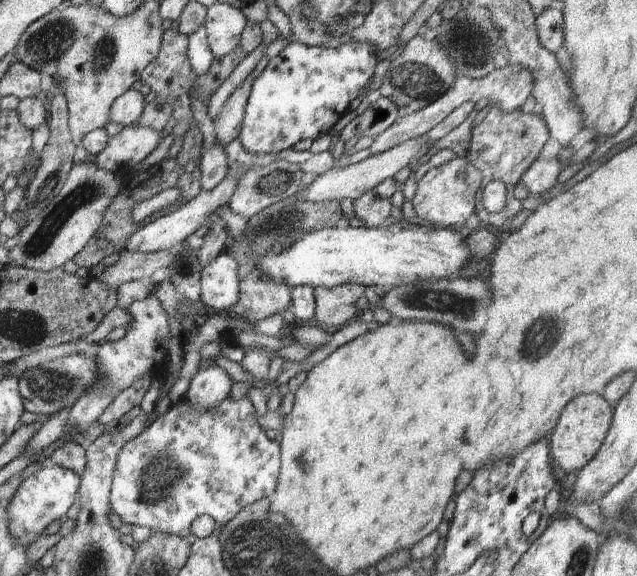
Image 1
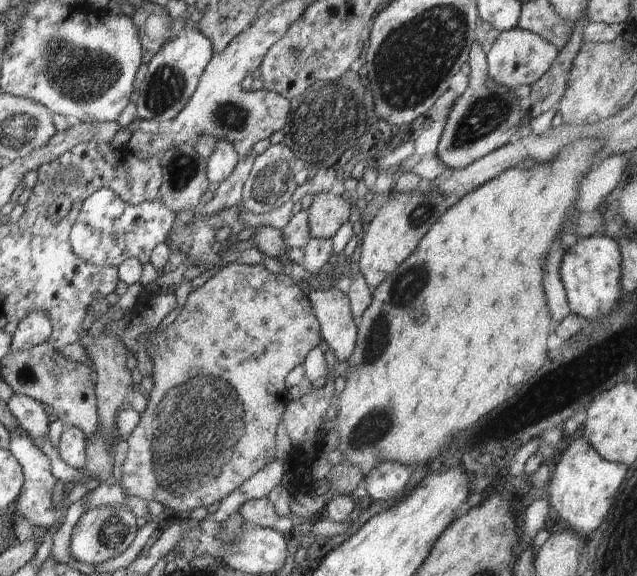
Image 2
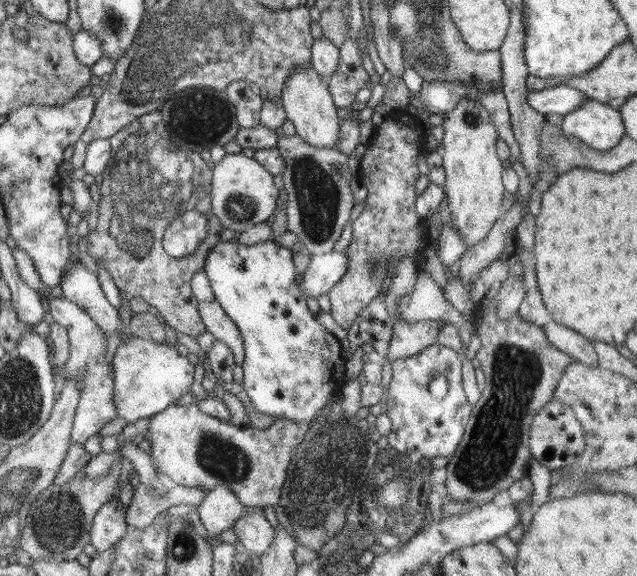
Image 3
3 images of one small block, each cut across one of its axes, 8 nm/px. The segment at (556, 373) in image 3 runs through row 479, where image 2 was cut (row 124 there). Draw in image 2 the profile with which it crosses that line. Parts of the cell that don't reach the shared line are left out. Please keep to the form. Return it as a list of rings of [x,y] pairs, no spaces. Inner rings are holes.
[[[480,41],[472,44],[469,54],[469,82],[464,93],[455,100],[451,108],[436,155],[447,168],[461,169],[470,166],[479,158],[503,147],[506,142],[518,140],[516,130],[520,128],[522,112],[520,108],[526,105],[520,102],[514,90],[504,88],[488,76],[487,54],[482,50]]]

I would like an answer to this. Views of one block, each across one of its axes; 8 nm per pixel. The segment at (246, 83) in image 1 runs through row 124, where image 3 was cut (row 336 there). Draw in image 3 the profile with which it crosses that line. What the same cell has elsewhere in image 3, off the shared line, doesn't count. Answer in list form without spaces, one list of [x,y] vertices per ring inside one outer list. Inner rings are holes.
[[[198,302],[200,319],[206,326],[206,332],[220,340],[230,348],[235,359],[235,365],[244,362],[244,342],[236,324],[226,315],[217,302]]]

